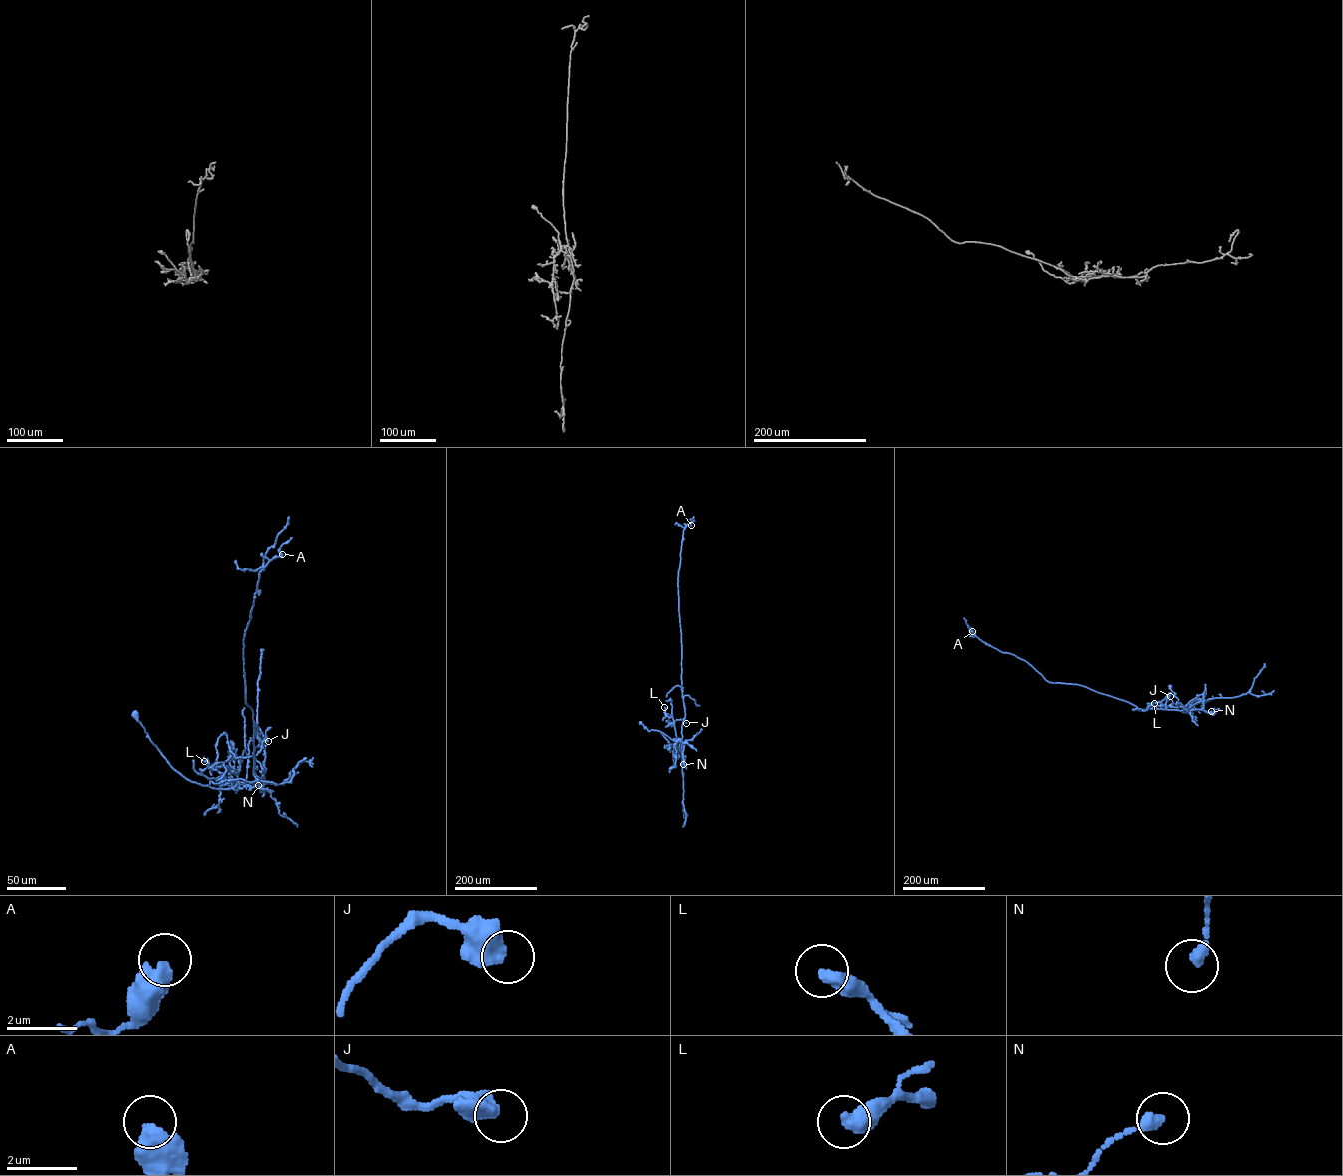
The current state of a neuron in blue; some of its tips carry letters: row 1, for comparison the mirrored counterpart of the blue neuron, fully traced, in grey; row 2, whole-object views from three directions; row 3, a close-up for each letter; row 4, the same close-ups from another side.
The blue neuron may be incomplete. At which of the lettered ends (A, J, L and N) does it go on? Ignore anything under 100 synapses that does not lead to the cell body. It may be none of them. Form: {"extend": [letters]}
{"extend": ["A"]}

